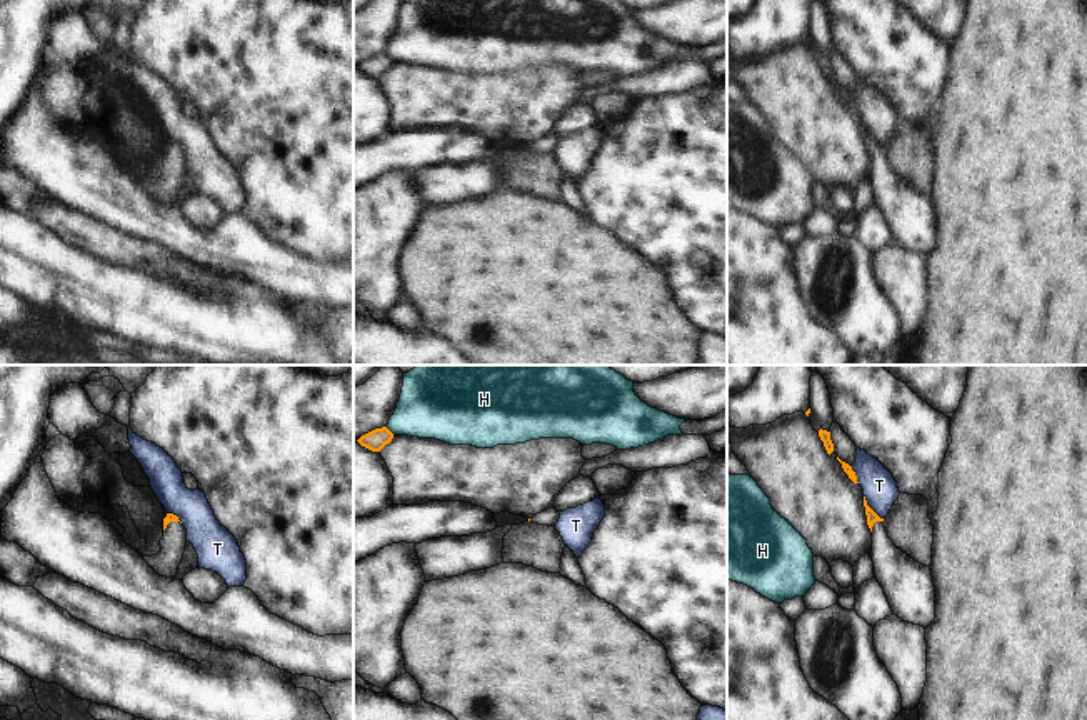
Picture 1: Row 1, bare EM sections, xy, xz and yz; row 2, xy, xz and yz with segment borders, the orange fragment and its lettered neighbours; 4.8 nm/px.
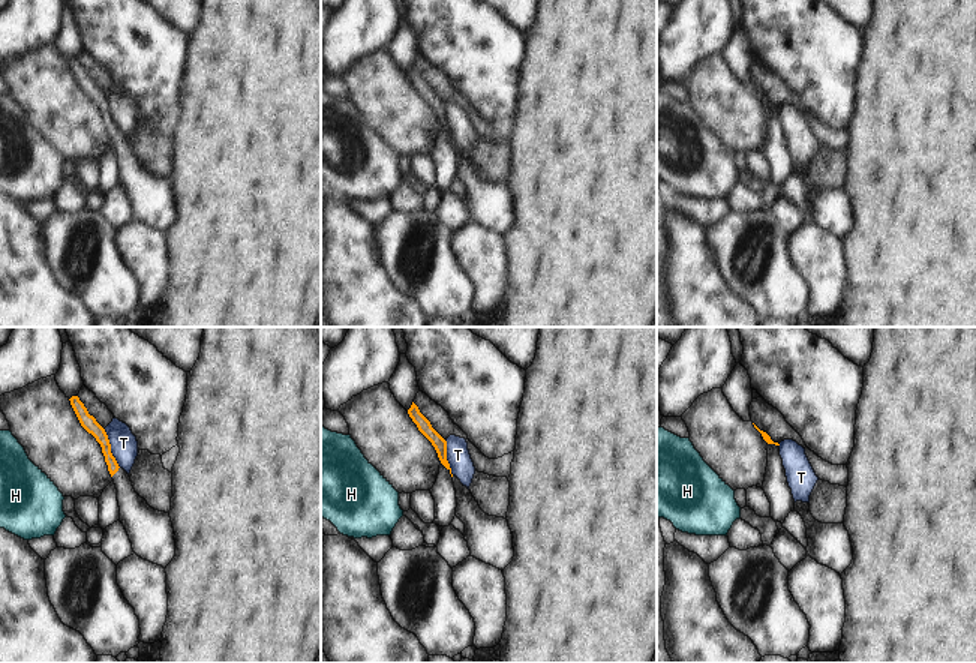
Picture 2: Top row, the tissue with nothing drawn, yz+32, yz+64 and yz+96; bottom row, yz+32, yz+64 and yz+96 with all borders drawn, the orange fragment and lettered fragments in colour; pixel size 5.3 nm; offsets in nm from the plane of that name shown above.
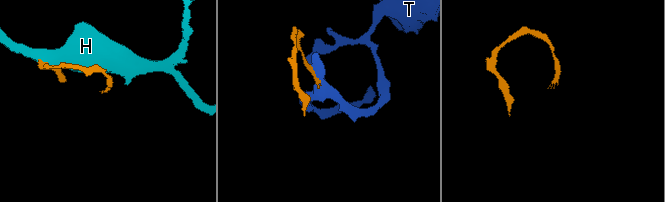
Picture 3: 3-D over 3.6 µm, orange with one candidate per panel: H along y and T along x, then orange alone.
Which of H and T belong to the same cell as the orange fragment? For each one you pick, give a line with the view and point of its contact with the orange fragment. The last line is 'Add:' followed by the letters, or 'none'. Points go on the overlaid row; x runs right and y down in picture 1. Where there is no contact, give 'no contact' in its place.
Add: none

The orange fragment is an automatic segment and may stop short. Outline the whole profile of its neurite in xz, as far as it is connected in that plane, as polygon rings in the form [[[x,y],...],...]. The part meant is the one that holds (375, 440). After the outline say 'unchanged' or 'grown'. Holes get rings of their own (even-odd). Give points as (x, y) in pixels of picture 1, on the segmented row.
[[[382,427],[362,435],[357,442],[372,452],[380,452],[392,438],[393,433],[387,427]]]; unchanged

